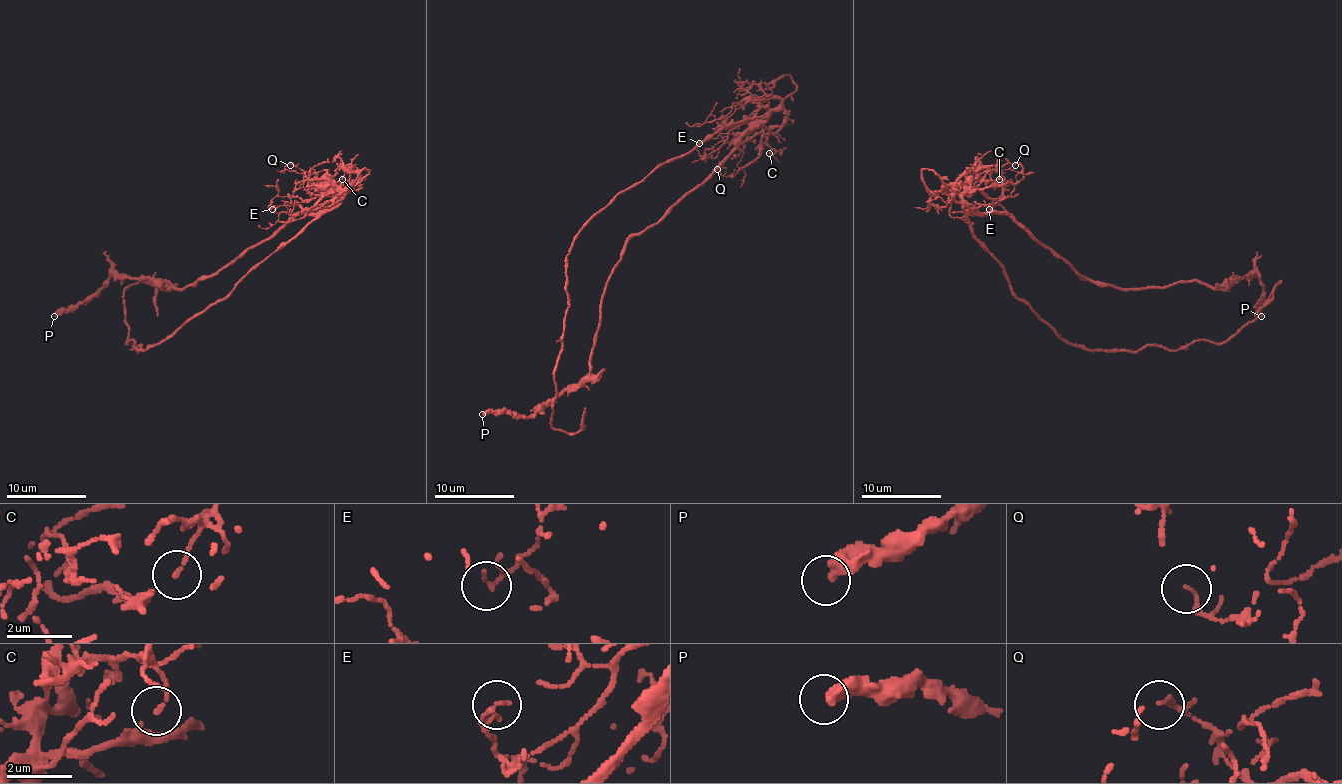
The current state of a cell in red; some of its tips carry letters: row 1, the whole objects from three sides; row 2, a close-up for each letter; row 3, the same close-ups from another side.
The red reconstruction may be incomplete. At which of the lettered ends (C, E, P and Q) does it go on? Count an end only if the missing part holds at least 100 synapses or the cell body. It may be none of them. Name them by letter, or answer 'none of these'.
none of these

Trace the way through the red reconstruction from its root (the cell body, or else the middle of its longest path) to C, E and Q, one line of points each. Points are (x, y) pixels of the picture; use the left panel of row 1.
C: (304, 229), (334, 209), (356, 183), (358, 175), (340, 167), (342, 165), (346, 171), (342, 179)
E: (304, 229), (332, 211), (342, 195), (312, 209), (294, 205), (288, 197), (276, 197), (272, 209)
Q: (304, 229), (324, 213), (332, 211), (340, 197), (330, 185), (314, 185), (294, 165), (290, 165)

